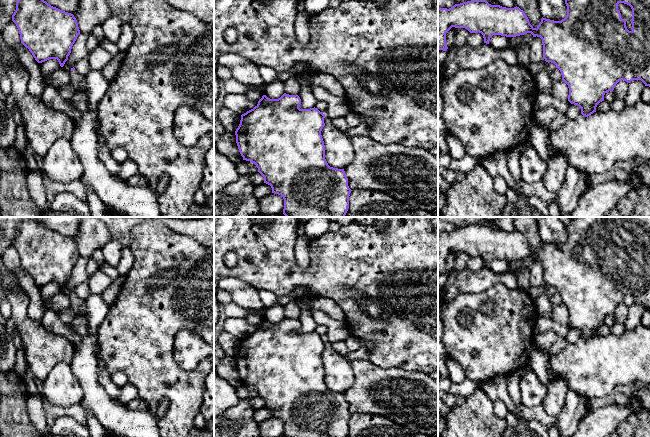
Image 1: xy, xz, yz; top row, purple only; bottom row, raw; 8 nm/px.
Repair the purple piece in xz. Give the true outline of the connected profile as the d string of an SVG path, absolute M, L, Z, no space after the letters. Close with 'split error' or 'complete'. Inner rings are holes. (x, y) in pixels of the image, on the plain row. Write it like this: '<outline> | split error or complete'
M284 317L278 323L266 319L251 334L241 339L235 355L236 367L243 384L256 389L264 401L264 407L272 412L272 417L284 423L283 437L347 437L351 413L344 393L330 391L325 383L325 369L321 355L325 350L325 338L317 332L300 333L301 323L298 319Z | complete

